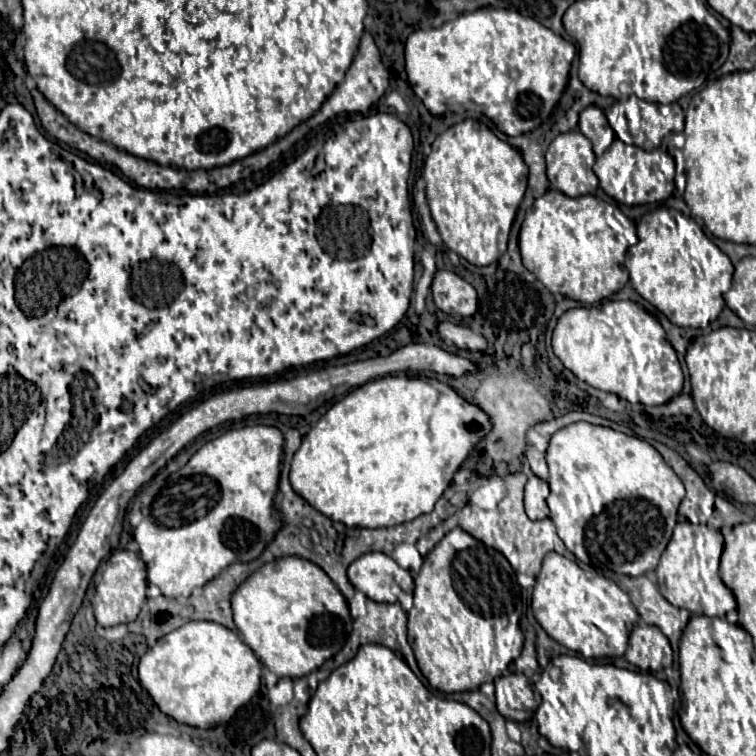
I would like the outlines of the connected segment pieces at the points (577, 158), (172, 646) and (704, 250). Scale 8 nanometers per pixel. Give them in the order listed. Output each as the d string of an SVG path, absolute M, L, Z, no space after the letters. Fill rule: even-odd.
M578 130L558 134L546 150L546 174L548 174L550 186L554 190L560 190L566 196L584 196L584 194L596 192L598 178L592 172L592 166L594 166L594 152L592 152L590 140Z
M190 620L184 626L168 632L162 636L142 658L138 664L138 674L142 688L148 690L156 706L172 716L176 722L196 726L196 728L210 728L214 724L228 722L238 708L242 708L246 702L252 700L252 696L260 690L260 678L262 678L262 664L252 652L250 646L246 646L240 636L226 626L210 620Z
M660 206L642 216L638 244L626 252L626 268L634 290L654 304L676 326L706 328L724 308L724 290L730 288L734 266L730 258L704 234L704 230L680 212Z

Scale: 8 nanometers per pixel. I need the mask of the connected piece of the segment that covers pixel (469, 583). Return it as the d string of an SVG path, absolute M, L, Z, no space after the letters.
M454 528L434 546L428 556L424 556L424 564L414 578L414 584L414 603L412 610L407 612L407 634L410 634L420 672L432 688L446 694L478 690L480 684L492 682L496 676L501 676L512 660L520 656L524 643L519 624L523 609L520 597L514 598L516 604L512 613L492 614L494 608L510 608L510 598L518 596L518 590L510 590L510 564L498 550L484 546L462 528Z

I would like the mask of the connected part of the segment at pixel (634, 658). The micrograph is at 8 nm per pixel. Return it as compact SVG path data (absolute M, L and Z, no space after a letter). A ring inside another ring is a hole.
M636 626L624 656L630 664L646 672L662 670L674 661L668 638L656 626Z

